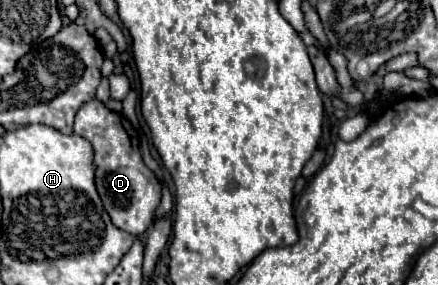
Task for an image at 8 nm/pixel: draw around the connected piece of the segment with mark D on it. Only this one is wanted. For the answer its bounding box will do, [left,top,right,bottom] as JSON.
[74,99,162,235]

